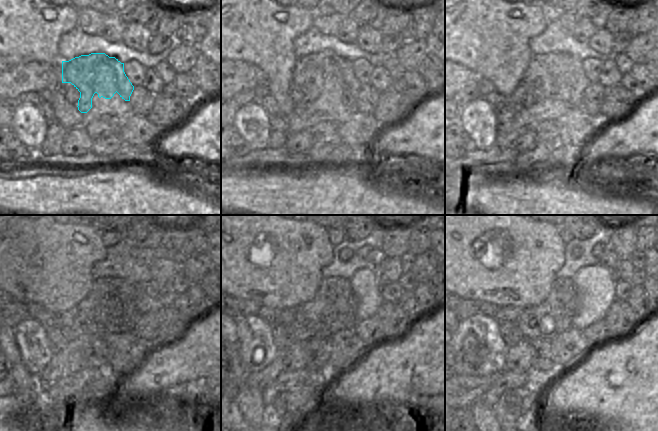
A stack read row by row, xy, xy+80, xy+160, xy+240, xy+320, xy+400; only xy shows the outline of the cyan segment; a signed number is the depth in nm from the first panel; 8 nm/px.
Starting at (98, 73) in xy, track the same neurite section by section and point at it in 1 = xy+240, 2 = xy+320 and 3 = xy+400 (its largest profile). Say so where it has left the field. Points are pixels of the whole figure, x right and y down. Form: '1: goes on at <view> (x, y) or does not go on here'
1: goes on at xy+240 (110, 307)
2: goes on at xy+320 (333, 308)
3: goes on at xy+400 (555, 315)

